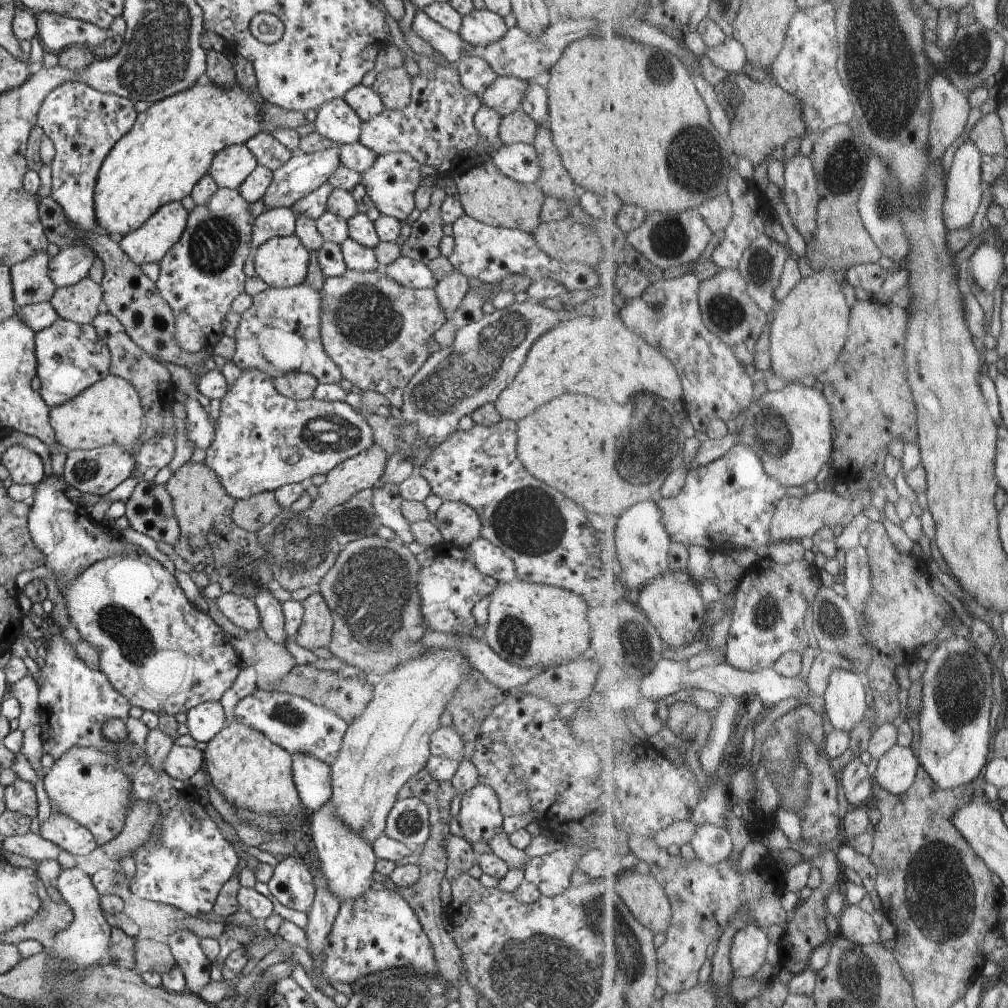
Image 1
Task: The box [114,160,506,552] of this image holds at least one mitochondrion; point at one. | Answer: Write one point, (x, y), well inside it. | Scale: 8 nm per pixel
(365, 315)

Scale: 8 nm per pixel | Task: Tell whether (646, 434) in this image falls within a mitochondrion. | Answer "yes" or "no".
yes

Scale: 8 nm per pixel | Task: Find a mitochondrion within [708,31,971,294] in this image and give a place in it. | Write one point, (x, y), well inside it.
(843, 168)

